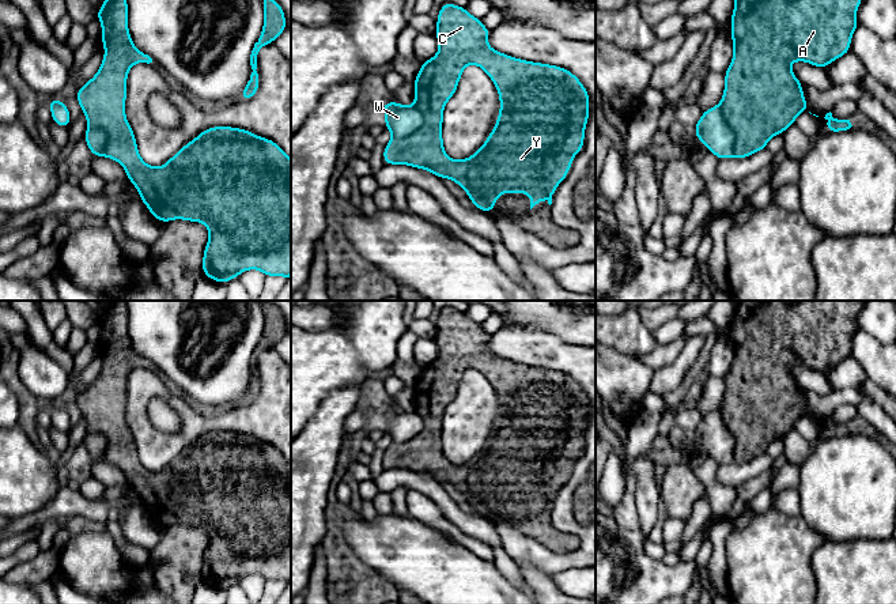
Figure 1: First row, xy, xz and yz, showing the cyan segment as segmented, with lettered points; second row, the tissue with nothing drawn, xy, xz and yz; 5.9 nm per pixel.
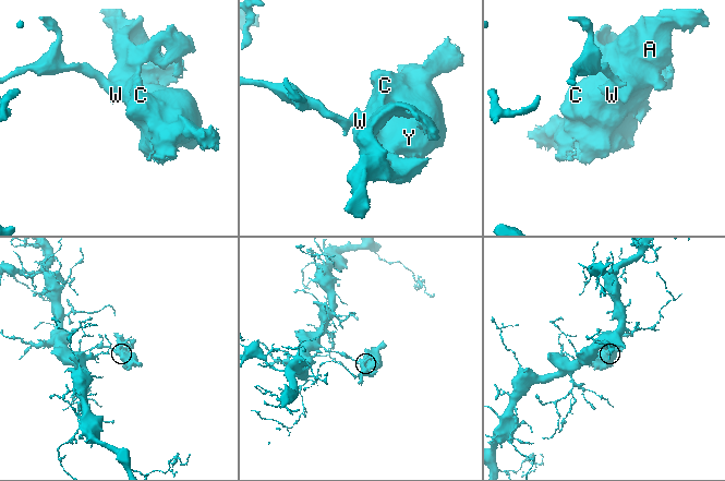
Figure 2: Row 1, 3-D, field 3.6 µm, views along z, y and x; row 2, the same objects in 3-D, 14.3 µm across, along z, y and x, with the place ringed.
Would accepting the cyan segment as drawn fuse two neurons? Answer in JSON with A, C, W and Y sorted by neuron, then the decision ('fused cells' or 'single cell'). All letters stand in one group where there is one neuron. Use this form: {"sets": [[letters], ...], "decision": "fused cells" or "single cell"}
{"sets": [["A", "C", "Y"], ["W"]], "decision": "fused cells"}

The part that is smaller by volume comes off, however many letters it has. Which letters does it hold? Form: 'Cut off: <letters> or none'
Cut off: A, C, Y

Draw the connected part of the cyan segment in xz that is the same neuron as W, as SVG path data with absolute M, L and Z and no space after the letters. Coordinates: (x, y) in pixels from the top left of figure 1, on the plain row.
M396 405L382 409L385 430L393 442L407 442L423 430L423 419L416 411L404 411Z

